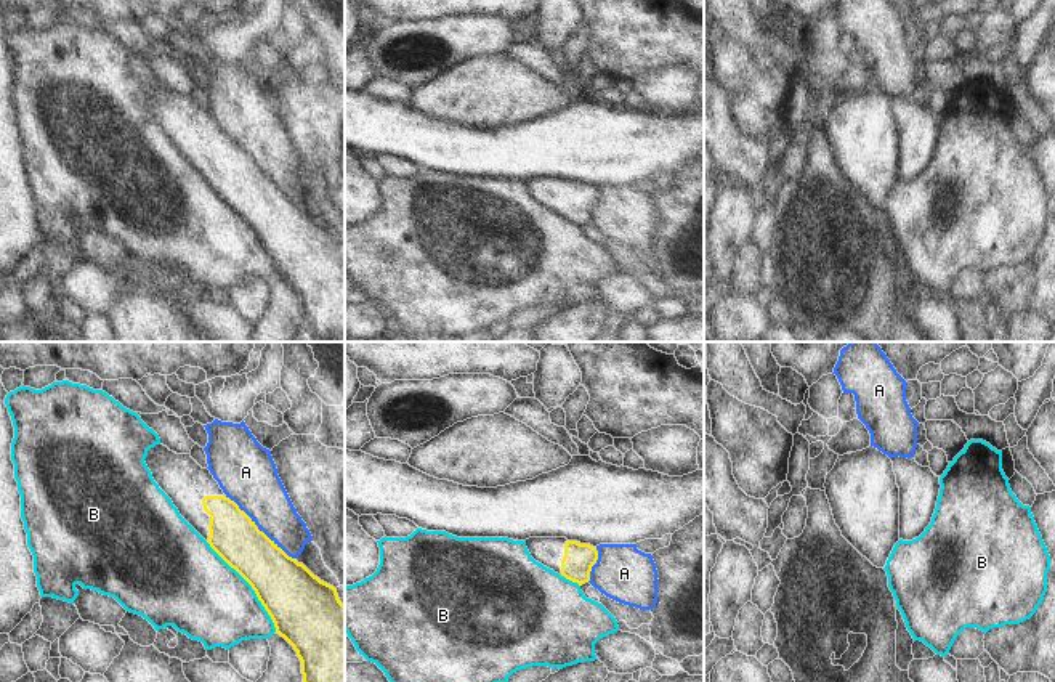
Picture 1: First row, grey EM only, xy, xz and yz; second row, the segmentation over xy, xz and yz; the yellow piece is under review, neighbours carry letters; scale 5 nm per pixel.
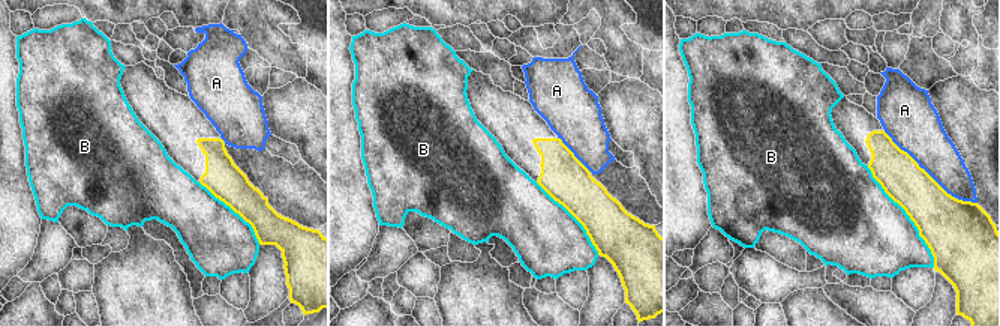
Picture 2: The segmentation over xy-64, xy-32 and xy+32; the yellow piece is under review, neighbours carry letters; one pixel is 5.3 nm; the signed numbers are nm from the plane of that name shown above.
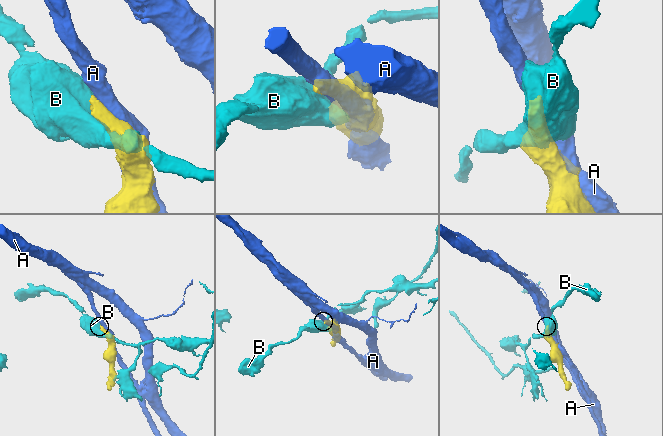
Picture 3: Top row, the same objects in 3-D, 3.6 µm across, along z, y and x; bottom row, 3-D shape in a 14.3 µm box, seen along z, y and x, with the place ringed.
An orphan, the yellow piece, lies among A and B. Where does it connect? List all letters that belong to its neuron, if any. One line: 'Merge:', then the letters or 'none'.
Merge: none

